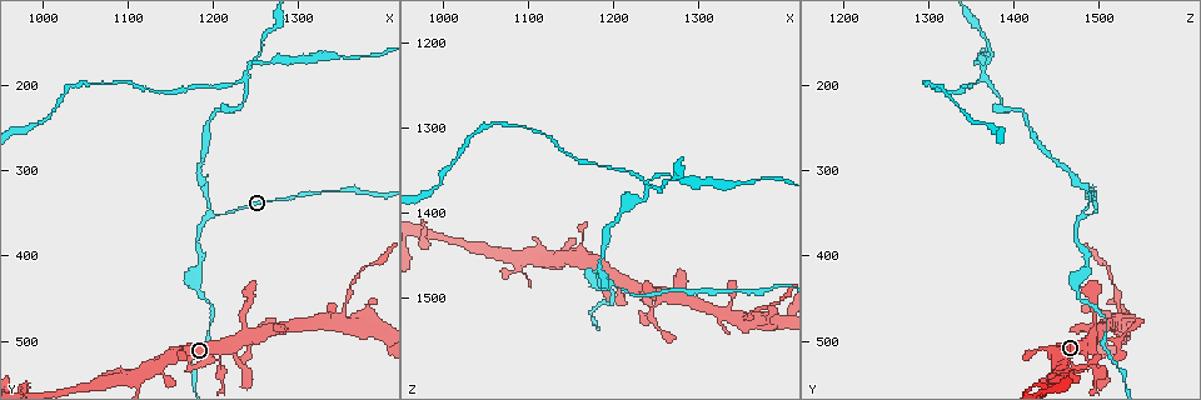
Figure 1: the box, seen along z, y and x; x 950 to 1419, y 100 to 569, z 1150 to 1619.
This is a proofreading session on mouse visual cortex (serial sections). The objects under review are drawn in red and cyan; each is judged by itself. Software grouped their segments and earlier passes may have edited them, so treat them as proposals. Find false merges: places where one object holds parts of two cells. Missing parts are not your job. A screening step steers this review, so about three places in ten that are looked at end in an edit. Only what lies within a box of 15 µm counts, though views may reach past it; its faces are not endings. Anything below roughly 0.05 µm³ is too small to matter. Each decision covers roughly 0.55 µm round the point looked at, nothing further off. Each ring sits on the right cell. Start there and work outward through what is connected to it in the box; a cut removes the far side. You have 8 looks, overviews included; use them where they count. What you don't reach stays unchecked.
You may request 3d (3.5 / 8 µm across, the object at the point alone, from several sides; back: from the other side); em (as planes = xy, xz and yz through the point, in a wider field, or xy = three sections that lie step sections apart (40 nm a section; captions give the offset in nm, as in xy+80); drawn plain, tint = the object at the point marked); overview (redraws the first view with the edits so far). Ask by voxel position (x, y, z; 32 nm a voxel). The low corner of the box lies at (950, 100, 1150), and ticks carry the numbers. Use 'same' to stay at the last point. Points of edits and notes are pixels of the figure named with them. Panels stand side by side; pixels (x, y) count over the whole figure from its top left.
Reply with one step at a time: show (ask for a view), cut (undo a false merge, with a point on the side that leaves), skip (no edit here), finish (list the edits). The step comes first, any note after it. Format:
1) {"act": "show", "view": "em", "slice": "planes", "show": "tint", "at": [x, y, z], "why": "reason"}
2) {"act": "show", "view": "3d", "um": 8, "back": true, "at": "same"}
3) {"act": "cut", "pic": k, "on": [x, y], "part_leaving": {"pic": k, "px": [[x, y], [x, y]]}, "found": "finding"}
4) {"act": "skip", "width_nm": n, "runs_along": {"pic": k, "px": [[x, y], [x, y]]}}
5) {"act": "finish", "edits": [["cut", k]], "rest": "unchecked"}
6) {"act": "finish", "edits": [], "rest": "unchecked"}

{"act": "show", "view": "3d", "um": 8, "back": true, "at": [1210, 505, 1480], "why": "looks like a crossing"}

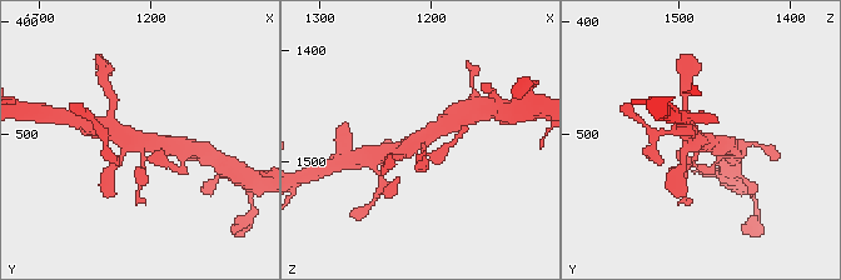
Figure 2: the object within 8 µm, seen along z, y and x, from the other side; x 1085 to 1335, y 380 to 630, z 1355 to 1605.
{"act": "show", "view": "3d", "um": 3.5, "at": [1212, 504, 1482], "why": "zoom in"}

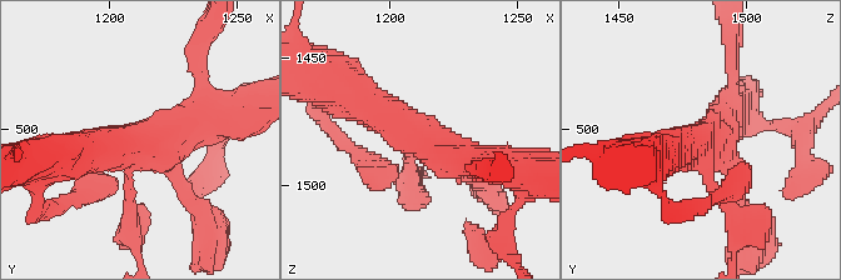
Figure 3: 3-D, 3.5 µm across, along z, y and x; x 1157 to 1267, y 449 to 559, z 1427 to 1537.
{"act": "show", "view": "em", "slice": "planes", "show": "tint", "at": [1210, 505, 1481], "arms": 4, "arm_widths_nm": [150, 150, 450, 500], "why": "need the tissue"}

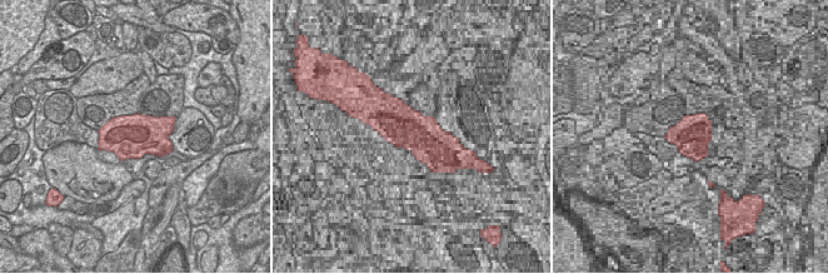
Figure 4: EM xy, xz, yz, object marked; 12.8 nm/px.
{"act": "cut", "pic": 3, "on": [408, 184], "part_leaving": {"pic": 3, "px": [[412, 155], [412, 196], [423, 203]]}, "found": "a second cell is stuck on"}

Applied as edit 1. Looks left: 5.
{"act": "show", "view": "3d", "um": 3.5, "at": [1090, 545, 1455], "why": "abrupt turn"}

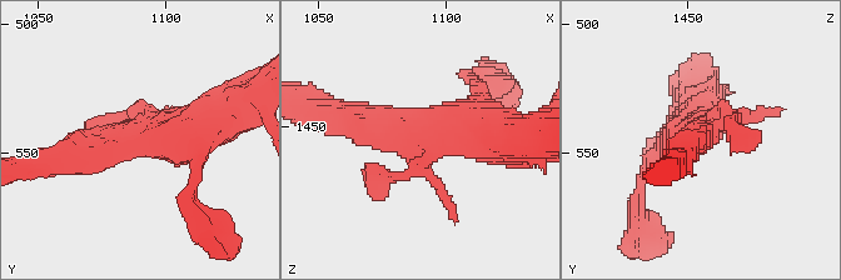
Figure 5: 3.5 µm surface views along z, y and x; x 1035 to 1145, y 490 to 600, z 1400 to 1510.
{"act": "show", "view": "em", "slice": "xy", "step": 5, "show": "tint", "at": [1091, 544, 1451]}

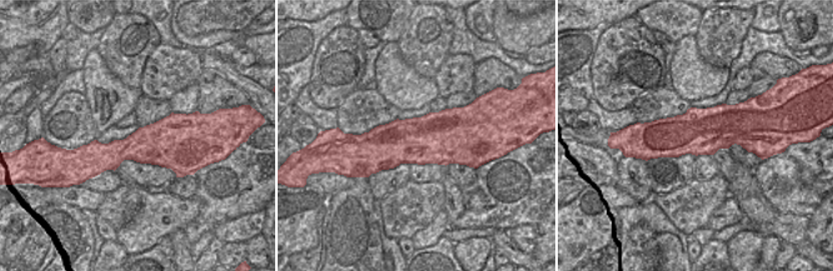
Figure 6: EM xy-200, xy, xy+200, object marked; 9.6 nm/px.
{"act": "skip", "found": "one cell here"}

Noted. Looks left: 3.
{"act": "show", "view": "3d", "um": 3.5, "back": true, "at": [1200, 355, 1480], "why": "a fork"}

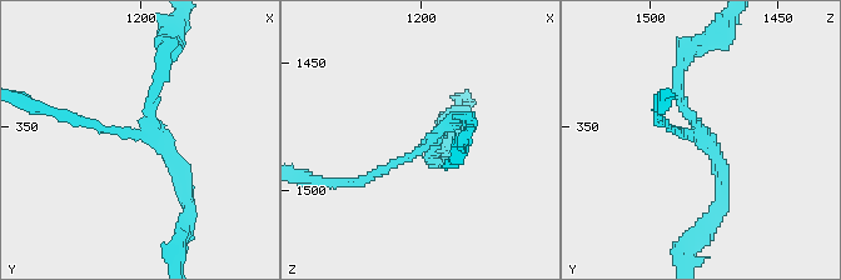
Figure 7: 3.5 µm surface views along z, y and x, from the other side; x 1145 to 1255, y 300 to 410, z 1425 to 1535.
{"act": "show", "view": "em", "slice": "xy", "step": 3, "show": "tint", "at": [1199, 351, 1483], "arms": 3, "arm_widths_nm": [150, 150, 200], "why": "shape alone is not enough"}

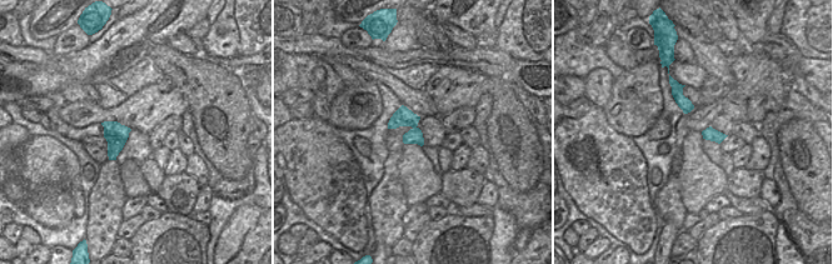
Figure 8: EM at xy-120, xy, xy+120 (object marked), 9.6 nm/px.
{"act": "cut", "pic": 7, "on": [184, 175], "part_leaving": {"pic": 7, "px": [[133, 134], [152, 115], [172, 41]]}, "found": "a second cell is stuck on"}

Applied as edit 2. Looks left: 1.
{"act": "finish", "edits": [["cut", 3], ["cut", 7]], "rest": "unchecked"}

